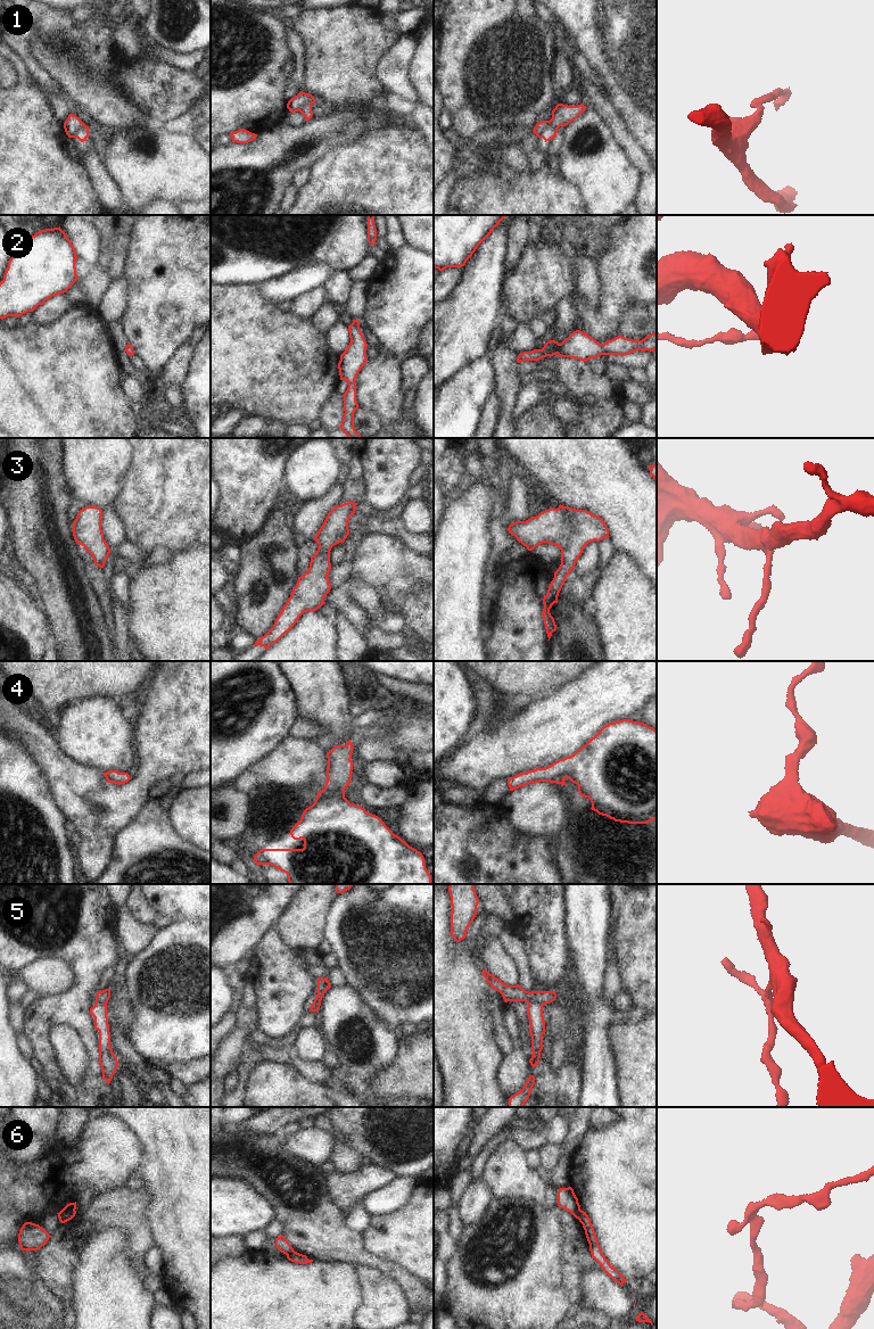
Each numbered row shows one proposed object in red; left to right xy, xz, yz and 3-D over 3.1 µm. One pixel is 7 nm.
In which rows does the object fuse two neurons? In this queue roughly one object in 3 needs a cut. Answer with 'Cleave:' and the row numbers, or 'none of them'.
Cleave: 1, 5, 6

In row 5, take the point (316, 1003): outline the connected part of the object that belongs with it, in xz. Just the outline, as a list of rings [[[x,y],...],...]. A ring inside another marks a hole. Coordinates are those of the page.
[[[324,977],[323,980],[325,981],[325,985],[322,990],[318,991],[318,994],[315,996],[314,1001],[313,1001],[312,1006],[310,1007],[310,1012],[318,1013],[318,1010],[321,1006],[321,1000],[322,1000],[323,994],[331,988],[328,977]]]

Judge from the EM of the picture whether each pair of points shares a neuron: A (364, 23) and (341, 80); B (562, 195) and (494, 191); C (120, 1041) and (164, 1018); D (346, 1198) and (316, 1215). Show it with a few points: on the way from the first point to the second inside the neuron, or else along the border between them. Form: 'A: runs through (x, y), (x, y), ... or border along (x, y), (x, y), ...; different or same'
A: runs through (351, 36), (341, 49), (341, 66); same
B: runs through (545, 195), (511, 195); same
C: border along (124, 1030), (131, 1047), (142, 1059); different
D: border along (327, 1179), (330, 1197), (343, 1208); different

